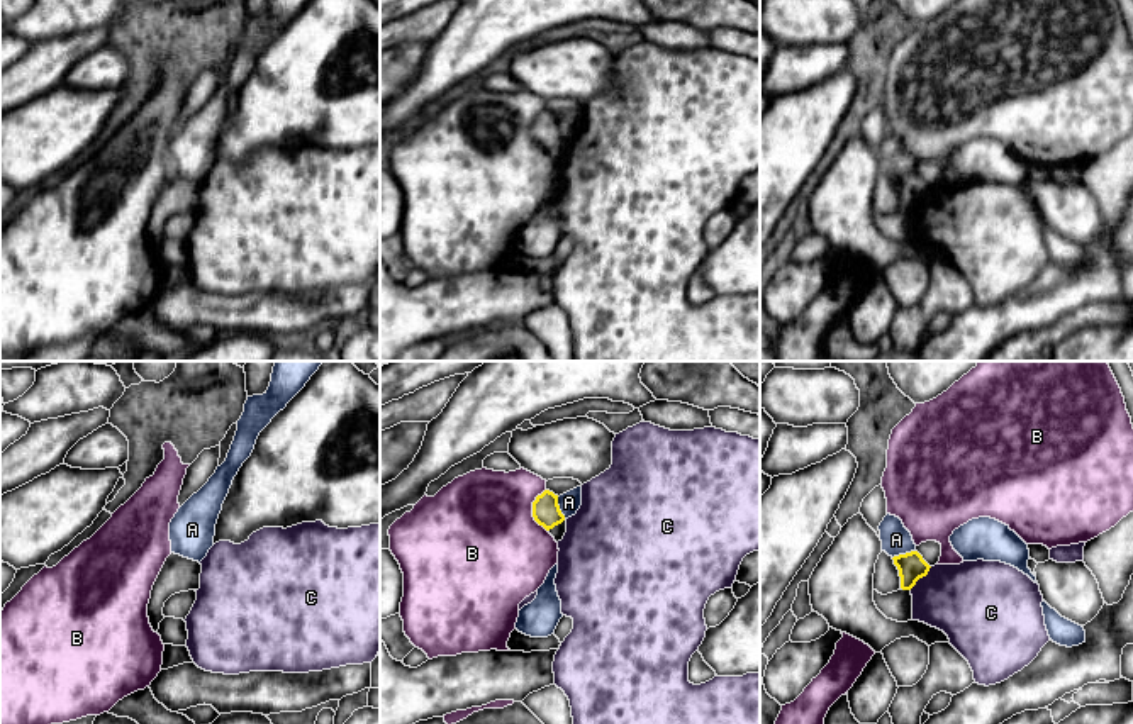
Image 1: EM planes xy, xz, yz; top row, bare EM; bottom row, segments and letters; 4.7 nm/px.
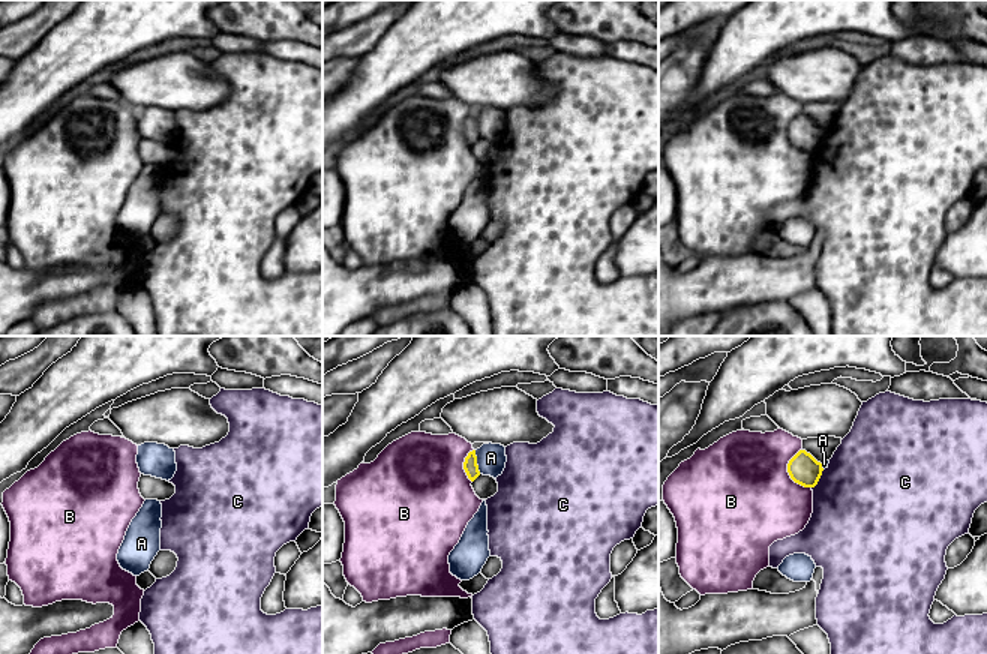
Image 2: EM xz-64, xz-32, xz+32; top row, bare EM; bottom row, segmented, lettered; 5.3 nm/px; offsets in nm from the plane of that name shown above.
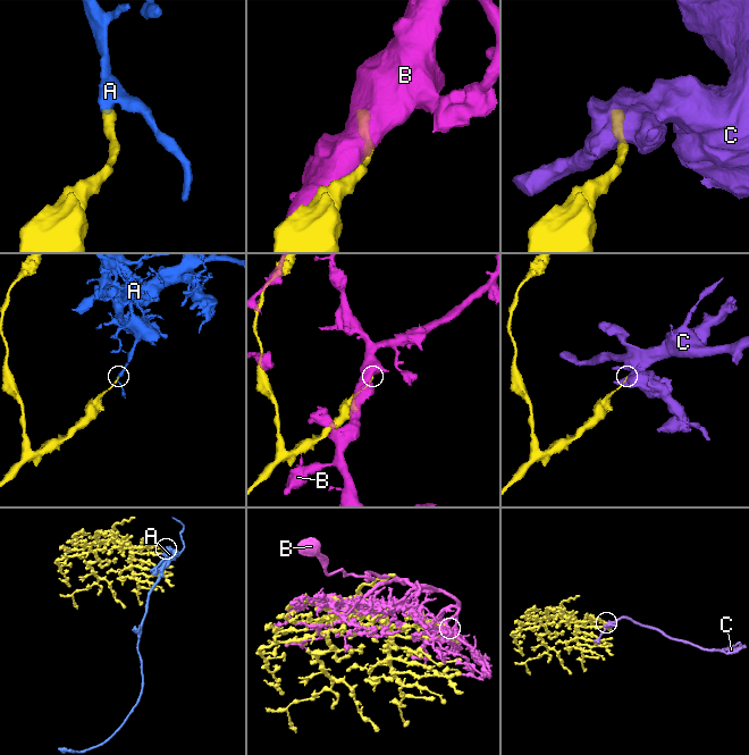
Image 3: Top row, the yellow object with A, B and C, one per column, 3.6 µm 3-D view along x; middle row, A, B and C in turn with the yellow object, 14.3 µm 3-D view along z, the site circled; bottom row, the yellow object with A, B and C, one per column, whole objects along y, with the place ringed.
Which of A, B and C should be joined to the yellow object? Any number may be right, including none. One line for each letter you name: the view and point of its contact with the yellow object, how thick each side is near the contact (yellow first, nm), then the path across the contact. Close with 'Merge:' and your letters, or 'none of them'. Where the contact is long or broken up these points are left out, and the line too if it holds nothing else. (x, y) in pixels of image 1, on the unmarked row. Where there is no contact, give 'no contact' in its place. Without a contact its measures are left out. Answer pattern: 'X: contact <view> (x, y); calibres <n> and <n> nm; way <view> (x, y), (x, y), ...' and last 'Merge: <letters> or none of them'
Merge: none of them

